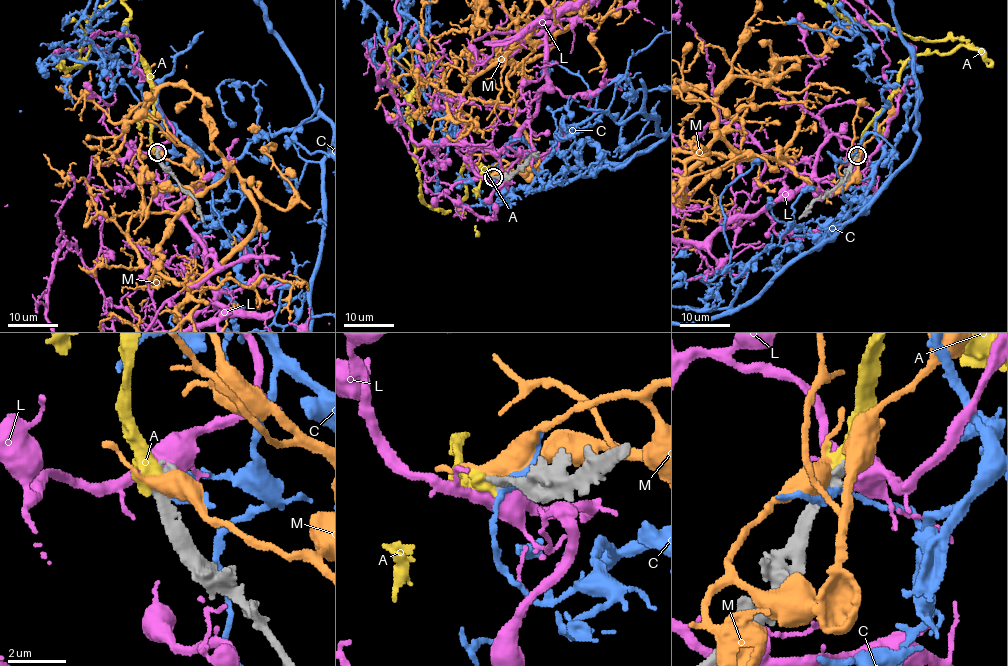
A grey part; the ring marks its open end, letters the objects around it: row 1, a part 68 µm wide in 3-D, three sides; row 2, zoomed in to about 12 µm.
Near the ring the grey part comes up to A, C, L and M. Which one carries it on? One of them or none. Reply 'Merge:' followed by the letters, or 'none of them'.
Merge: A

